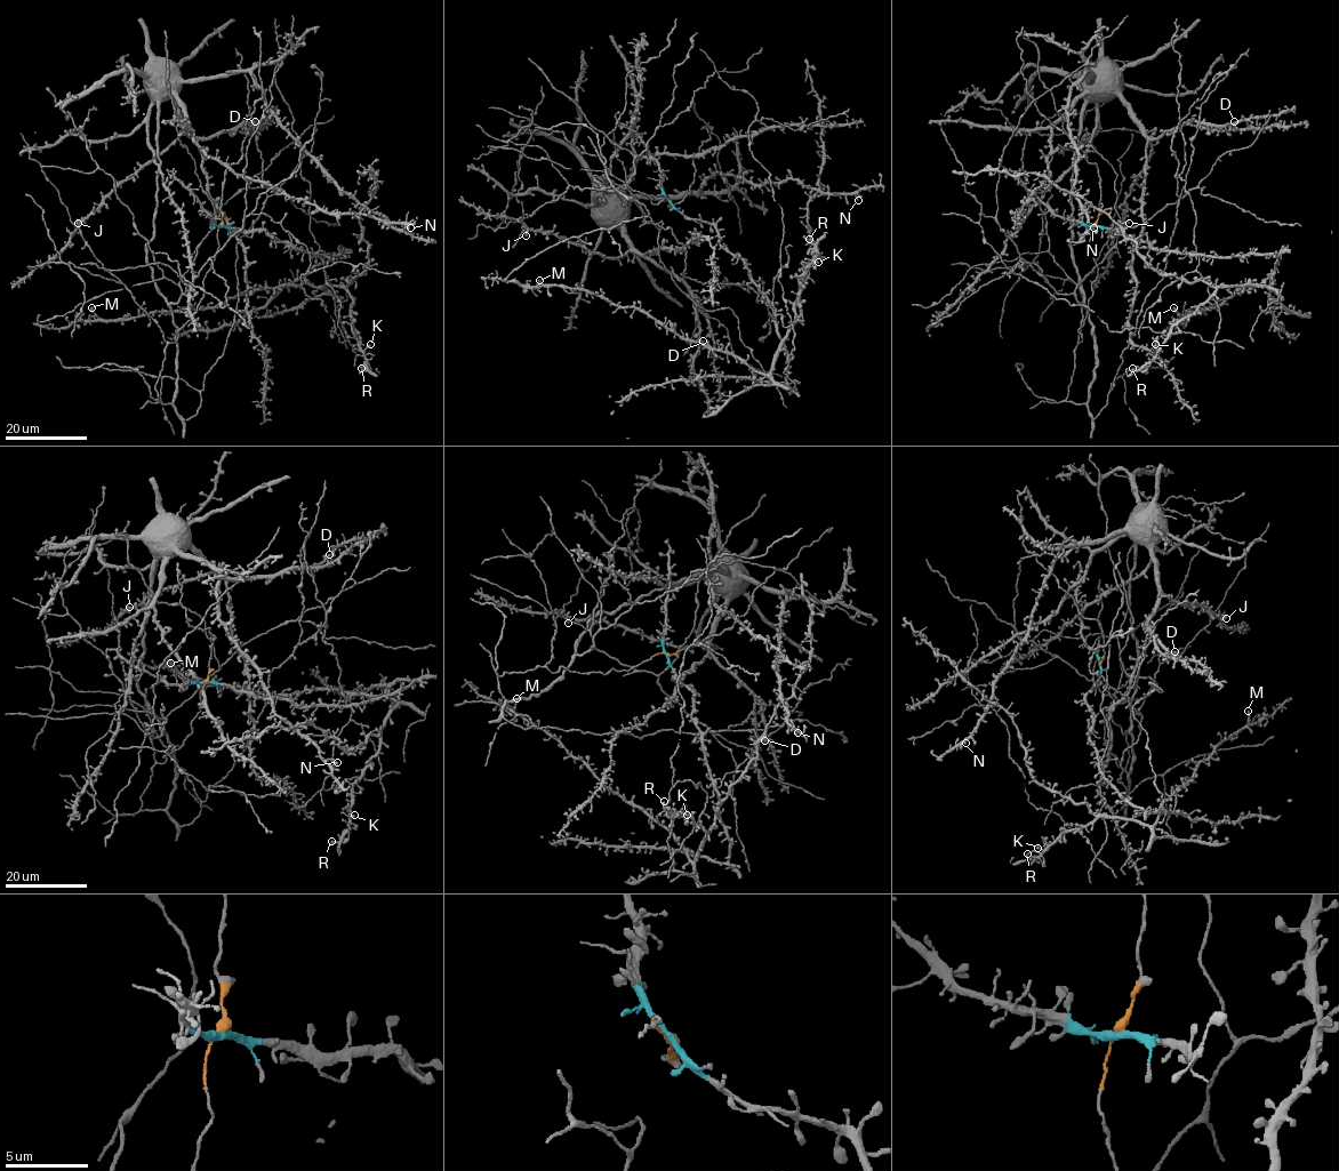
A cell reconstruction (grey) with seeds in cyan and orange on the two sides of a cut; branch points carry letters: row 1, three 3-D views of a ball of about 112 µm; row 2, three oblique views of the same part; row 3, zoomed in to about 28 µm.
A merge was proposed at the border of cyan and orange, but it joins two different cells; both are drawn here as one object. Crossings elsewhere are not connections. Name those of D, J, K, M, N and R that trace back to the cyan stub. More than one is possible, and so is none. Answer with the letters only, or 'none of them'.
K, M, R

